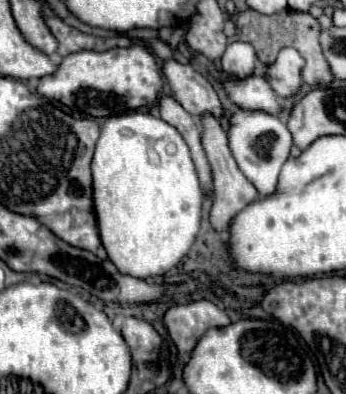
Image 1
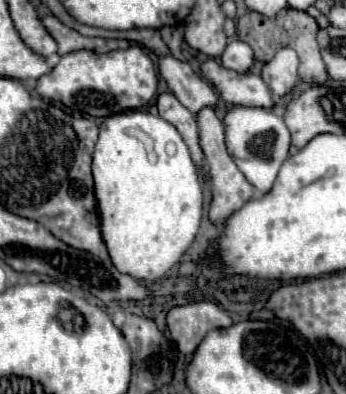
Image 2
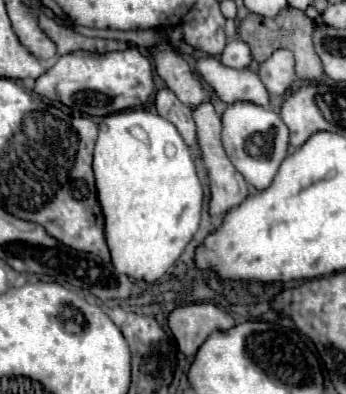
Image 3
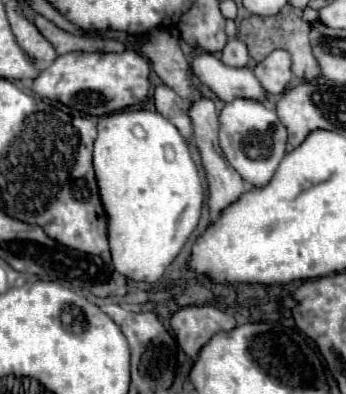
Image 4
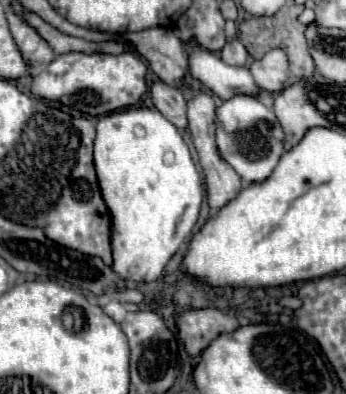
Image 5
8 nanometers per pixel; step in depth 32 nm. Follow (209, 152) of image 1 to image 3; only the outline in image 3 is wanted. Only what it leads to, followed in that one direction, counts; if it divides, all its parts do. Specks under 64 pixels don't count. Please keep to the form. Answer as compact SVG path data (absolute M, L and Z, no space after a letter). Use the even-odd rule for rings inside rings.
M204 102L198 104L192 110L192 118L196 124L196 140L202 152L202 162L208 170L208 180L210 180L210 214L212 216L224 216L232 206L240 204L248 194L250 194L250 186L246 184L246 180L242 178L242 174L232 166L232 162L228 160L224 148L222 148L222 124L220 124L220 116L214 110L212 102Z

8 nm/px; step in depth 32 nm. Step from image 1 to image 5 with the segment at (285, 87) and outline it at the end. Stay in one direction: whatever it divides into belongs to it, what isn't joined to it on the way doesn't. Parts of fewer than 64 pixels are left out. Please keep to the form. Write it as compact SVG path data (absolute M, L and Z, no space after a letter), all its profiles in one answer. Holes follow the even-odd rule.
M270 50L260 60L252 62L250 72L258 88L280 92L288 78L288 58L282 50Z

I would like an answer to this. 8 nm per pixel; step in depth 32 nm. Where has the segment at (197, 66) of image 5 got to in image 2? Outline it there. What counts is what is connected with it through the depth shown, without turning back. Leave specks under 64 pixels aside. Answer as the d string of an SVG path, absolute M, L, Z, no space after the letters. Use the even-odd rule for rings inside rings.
M208 58L200 66L204 78L220 92L228 104L272 108L272 94L264 80L252 72L234 72L224 68L218 60Z

